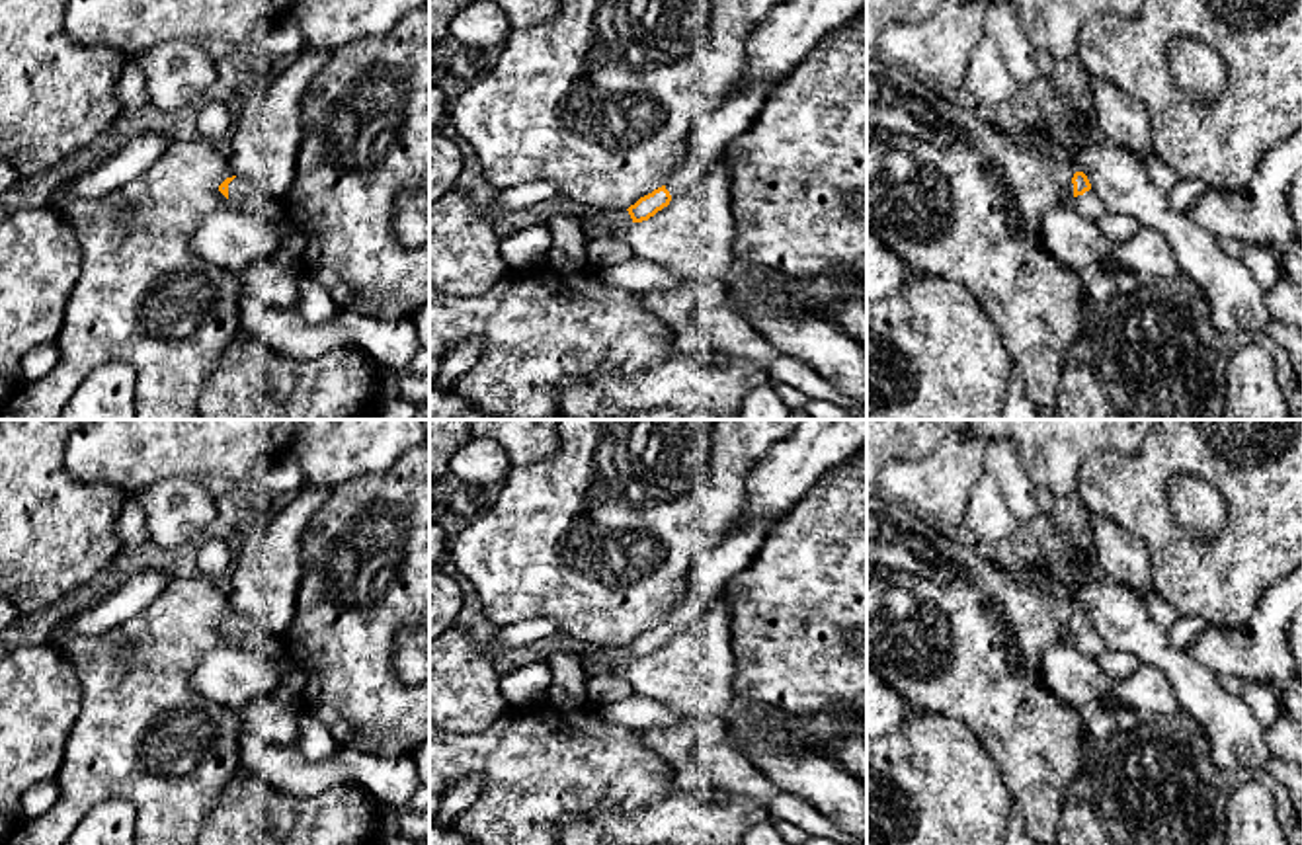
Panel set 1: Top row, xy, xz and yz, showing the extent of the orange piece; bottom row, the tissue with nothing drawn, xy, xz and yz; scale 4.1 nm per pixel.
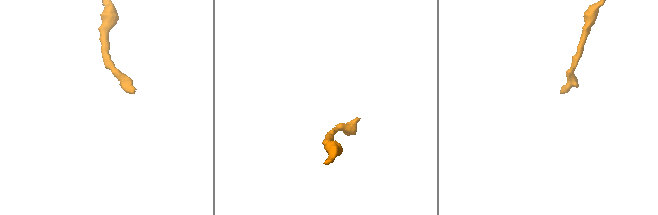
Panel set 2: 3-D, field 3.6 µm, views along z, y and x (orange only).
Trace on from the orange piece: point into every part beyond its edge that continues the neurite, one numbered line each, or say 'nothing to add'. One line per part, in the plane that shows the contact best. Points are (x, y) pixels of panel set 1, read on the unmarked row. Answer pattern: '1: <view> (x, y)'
1: xy (291, 678)

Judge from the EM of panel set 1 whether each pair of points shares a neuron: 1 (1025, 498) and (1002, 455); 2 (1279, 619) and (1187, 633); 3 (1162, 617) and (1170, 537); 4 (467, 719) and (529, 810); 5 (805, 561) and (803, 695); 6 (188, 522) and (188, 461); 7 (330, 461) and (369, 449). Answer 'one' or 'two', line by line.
1: one
2: two
3: two
4: two
5: one
6: two
7: one

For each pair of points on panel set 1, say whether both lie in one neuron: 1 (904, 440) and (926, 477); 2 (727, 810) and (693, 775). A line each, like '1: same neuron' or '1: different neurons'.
1: different neurons
2: different neurons

